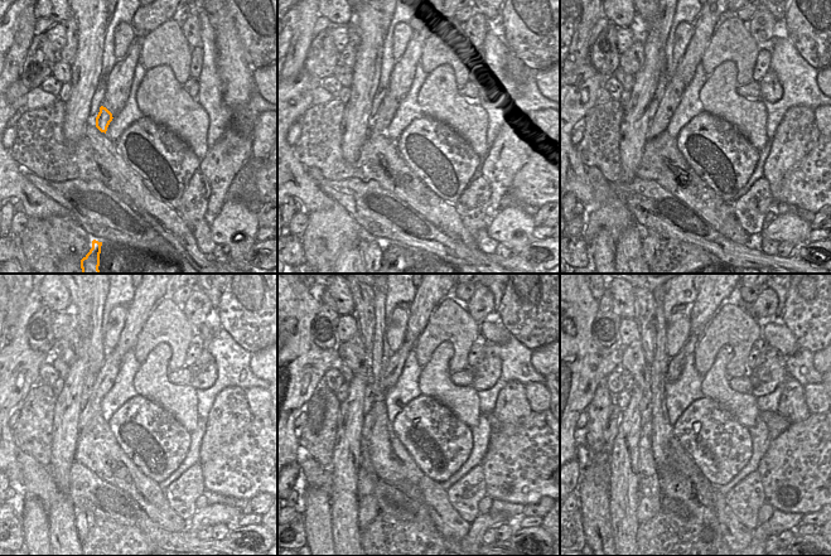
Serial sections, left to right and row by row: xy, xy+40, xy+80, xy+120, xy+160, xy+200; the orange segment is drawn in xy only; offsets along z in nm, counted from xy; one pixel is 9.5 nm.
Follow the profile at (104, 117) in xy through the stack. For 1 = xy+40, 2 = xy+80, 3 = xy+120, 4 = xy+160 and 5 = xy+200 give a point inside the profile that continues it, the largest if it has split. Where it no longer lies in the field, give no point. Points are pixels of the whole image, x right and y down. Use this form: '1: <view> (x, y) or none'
1: xy+40 (386, 111)
2: xy+80 (671, 98)
3: xy+120 (105, 378)
4: xy+160 (367, 504)
5: xy+200 (648, 494)

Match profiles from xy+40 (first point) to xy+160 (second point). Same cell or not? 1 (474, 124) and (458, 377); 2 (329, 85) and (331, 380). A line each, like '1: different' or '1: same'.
1: different
2: same

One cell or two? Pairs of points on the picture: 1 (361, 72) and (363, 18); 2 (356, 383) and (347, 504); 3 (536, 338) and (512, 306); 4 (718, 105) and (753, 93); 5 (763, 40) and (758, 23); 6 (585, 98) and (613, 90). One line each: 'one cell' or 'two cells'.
1: one cell
2: one cell
3: one cell
4: two cells
5: one cell
6: two cells

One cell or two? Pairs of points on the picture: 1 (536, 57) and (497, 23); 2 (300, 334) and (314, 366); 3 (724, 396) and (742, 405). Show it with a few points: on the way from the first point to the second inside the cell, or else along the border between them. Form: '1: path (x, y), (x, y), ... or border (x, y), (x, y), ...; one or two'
1: border (499, 15), (503, 23), (505, 37); two
2: path (300, 342), (300, 352), (307, 358); one
3: path (728, 399), (738, 404); one

